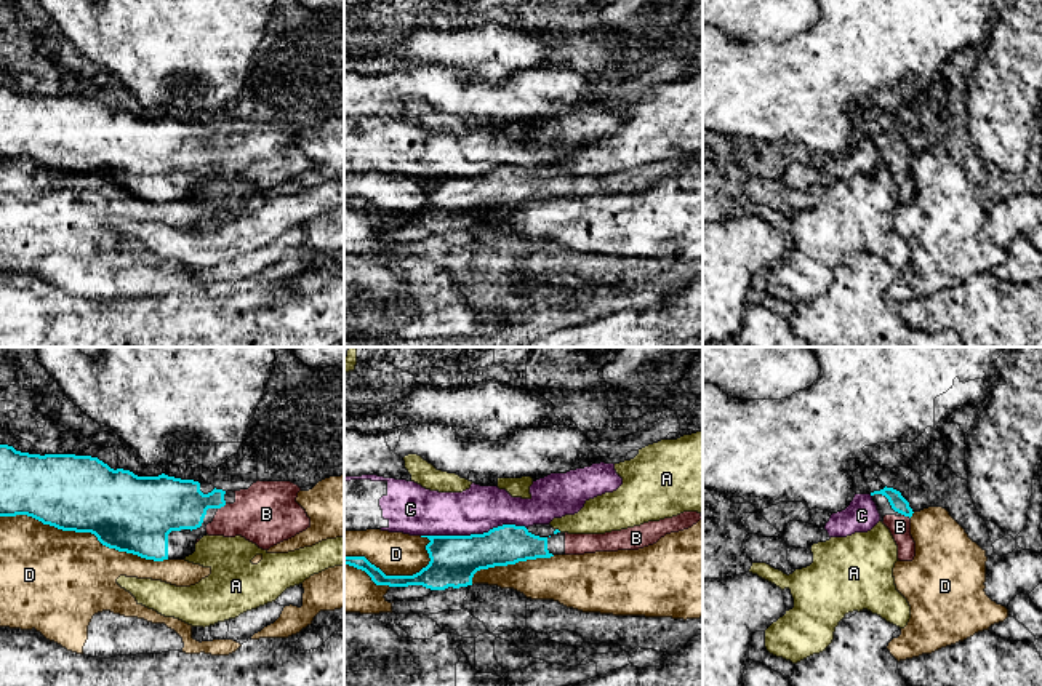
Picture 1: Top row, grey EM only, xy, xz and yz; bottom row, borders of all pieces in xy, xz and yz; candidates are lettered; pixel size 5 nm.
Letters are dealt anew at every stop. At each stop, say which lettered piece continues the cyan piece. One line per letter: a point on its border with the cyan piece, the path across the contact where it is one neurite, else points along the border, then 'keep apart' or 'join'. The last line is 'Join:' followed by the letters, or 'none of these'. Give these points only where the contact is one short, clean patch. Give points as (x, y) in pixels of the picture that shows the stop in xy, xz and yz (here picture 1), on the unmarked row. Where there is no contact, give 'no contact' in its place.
A: xz (557, 171) | keep apart
B: yz (906, 157) | across yz (897, 143), (906, 157), (900, 168) | join
C: xz (472, 176) | keep apart
D: xy (84, 173) | keep apart
Join: B

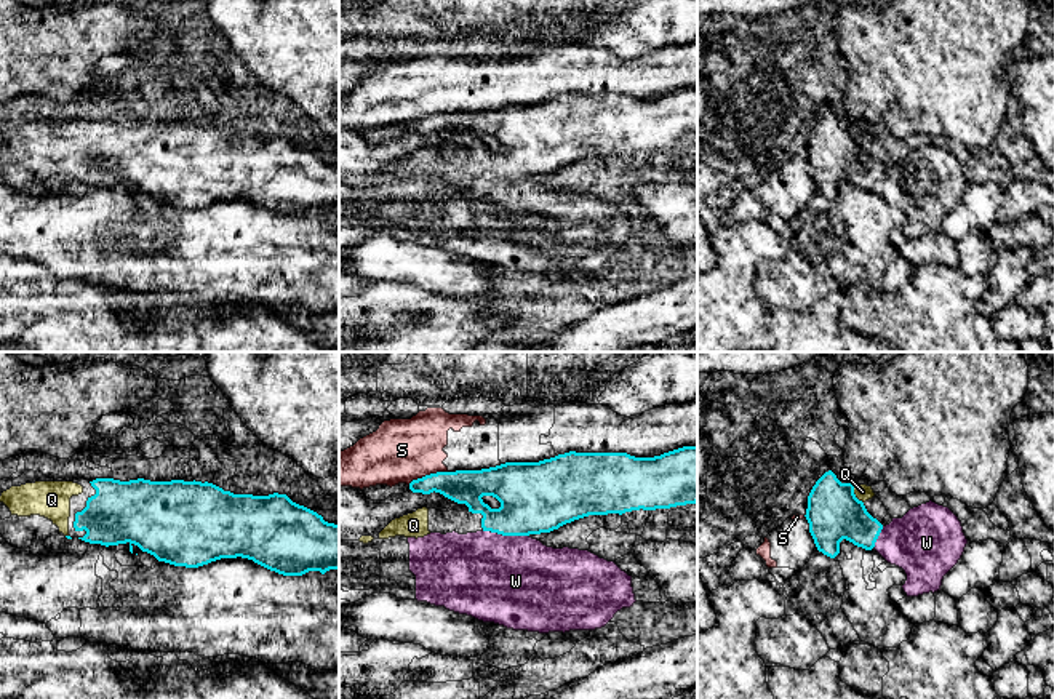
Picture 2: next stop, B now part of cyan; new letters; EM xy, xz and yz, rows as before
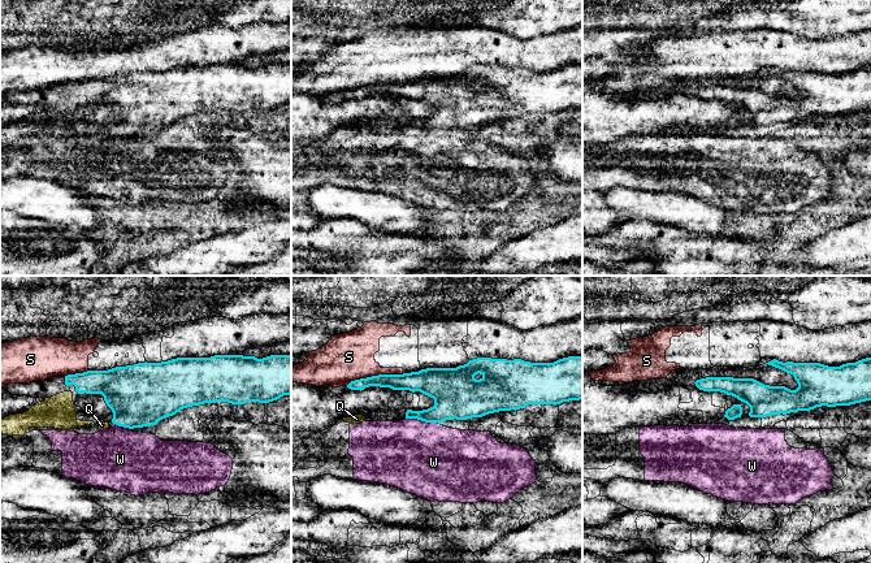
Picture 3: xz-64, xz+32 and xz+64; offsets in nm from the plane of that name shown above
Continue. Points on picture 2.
Q: yz (854, 136) | join
S: xz (427, 117) | along xz (447, 112), (426, 115), (408, 125) | keep apart
W: xz (506, 176) | along xz (482, 171), (528, 178) | keep apart
Join: Q

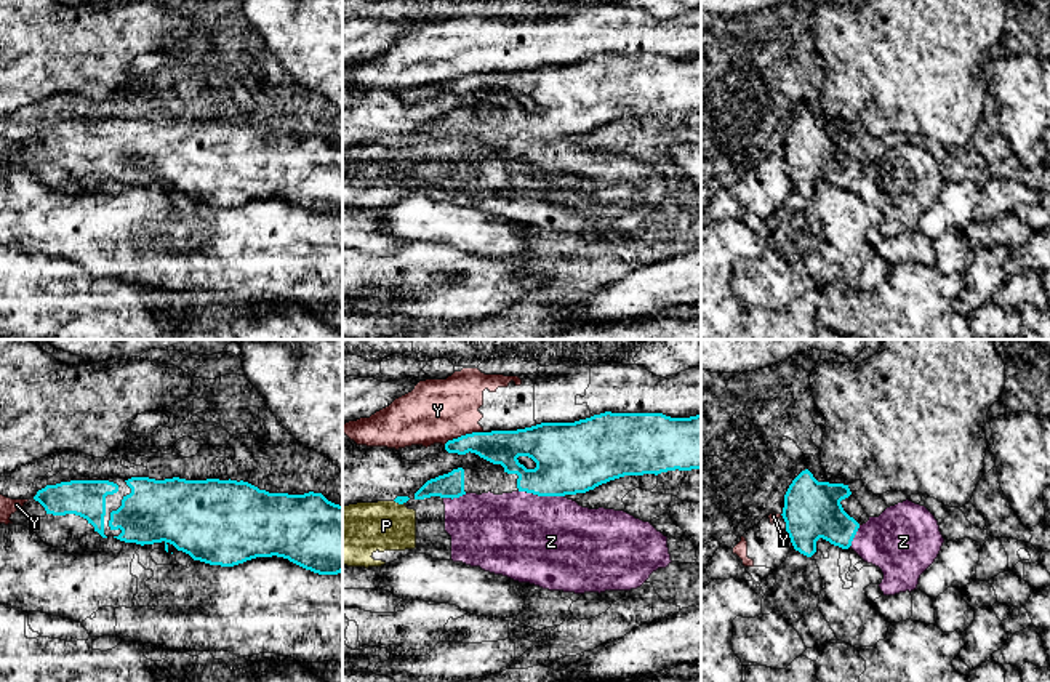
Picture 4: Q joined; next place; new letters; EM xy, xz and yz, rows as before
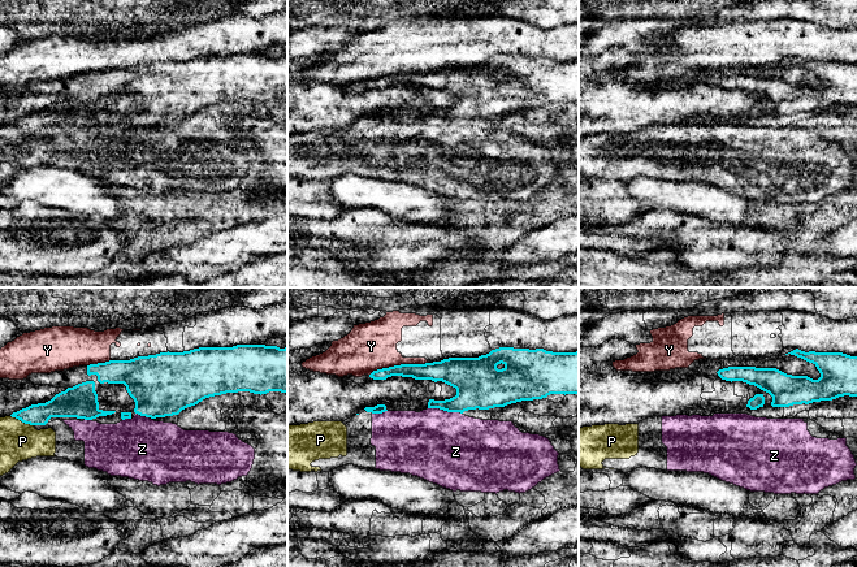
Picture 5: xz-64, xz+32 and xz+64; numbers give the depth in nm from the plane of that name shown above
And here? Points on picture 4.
P: xz (399, 144) | keep apart
Y: xz (463, 77) | keep apart
Z: xz (541, 136) | along xz (517, 132), (564, 138) | keep apart
Join: none of these

